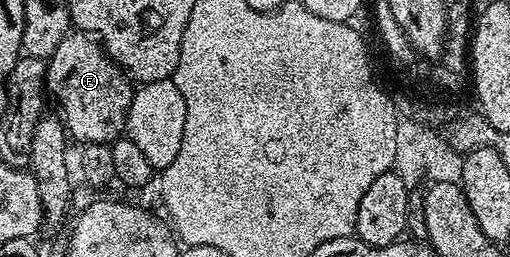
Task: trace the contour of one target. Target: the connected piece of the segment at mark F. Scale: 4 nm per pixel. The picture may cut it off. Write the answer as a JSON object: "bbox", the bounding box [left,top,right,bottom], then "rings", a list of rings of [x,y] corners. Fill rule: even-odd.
{"bbox":[45,29,134,144],"rings":[[[76,29],[70,30],[45,64],[45,81],[52,98],[54,95],[61,106],[60,114],[66,132],[74,140],[77,138],[78,144],[113,144],[125,135],[125,122],[131,109],[134,88],[125,72],[114,63],[94,36]]]}

